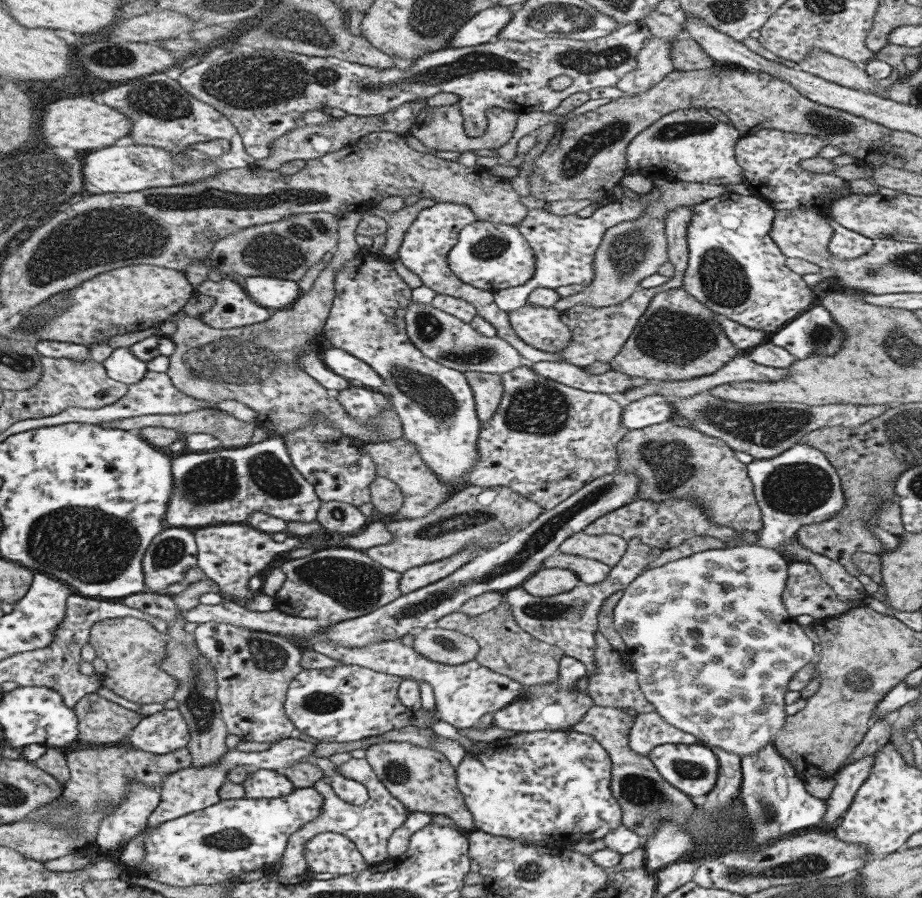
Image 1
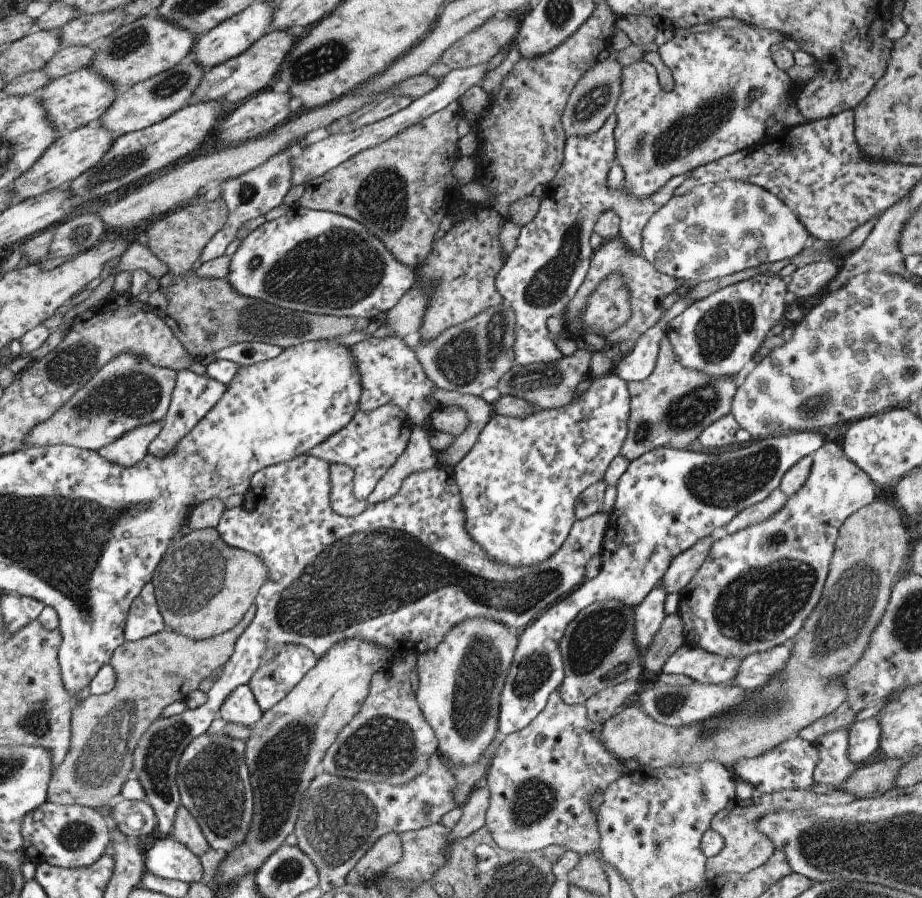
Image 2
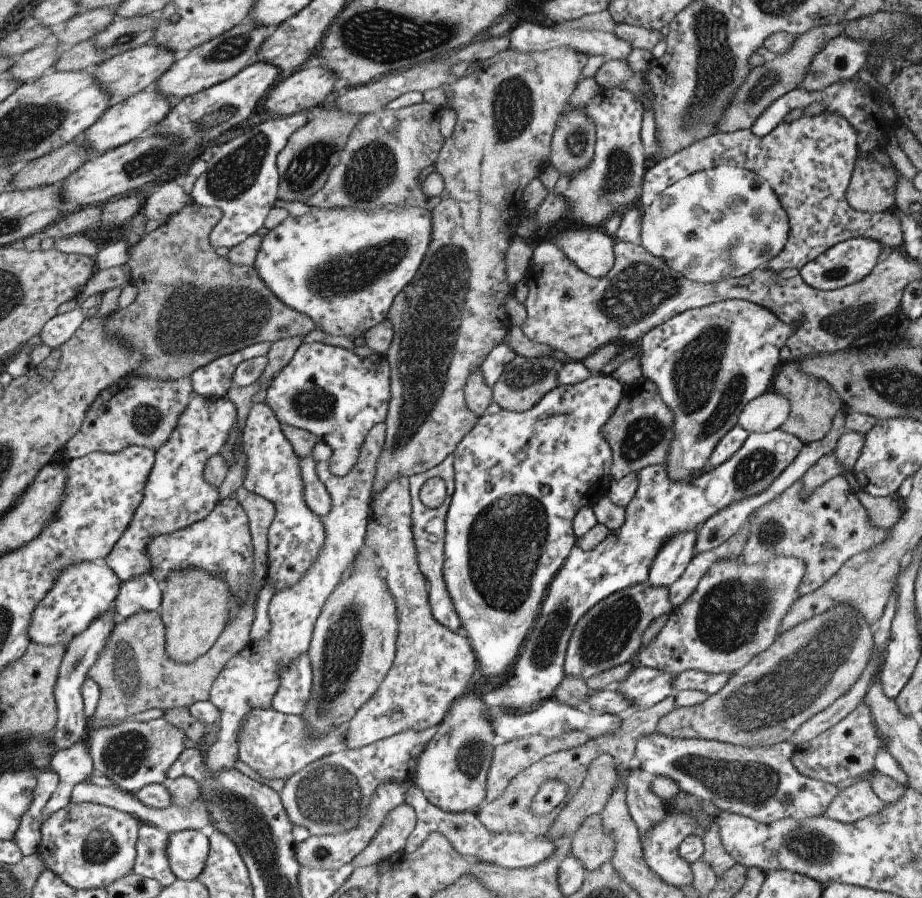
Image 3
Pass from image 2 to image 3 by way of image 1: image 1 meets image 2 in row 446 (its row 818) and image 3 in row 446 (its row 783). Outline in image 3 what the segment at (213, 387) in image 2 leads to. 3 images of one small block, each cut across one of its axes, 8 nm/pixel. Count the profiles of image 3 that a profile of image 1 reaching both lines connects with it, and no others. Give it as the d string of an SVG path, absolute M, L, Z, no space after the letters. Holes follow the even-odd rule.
M321 342L302 343L292 360L278 376L267 386L265 403L276 414L281 425L294 426L312 433L318 441L325 441L333 449L333 460L330 462L335 475L345 475L354 468L364 446L366 436L376 424L382 423L388 416L390 402L390 360L386 354L372 352L370 356L360 358L353 350L340 346L327 345ZM193 394L186 410L180 414L178 424L166 444L156 451L155 463L144 486L144 496L132 522L124 530L112 552L104 562L122 581L134 576L152 575L148 544L152 536L172 534L195 522L204 520L220 500L218 488L204 480L204 466L212 456L220 453L228 440L228 432L236 423L236 406L228 397L208 400Z

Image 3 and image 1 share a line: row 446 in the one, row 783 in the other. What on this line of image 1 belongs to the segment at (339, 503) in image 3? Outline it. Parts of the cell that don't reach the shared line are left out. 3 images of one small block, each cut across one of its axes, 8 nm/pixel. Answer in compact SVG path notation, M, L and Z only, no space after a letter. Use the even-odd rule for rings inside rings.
M352 757L347 762L342 763L337 768L337 772L346 778L351 778L364 784L369 794L368 800L359 805L348 804L337 796L328 777L322 777L317 780L313 787L323 796L322 812L318 814L316 820L308 822L306 826L302 826L298 832L294 832L288 838L288 844L286 844L286 850L284 850L284 856L281 859L283 867L281 870L273 872L276 880L308 875L308 871L305 871L308 863L306 862L306 857L304 857L304 848L306 848L308 840L312 840L316 834L322 834L322 832L336 832L346 836L351 842L354 842L360 855L372 867L379 866L392 859L388 855L388 840L406 822L406 818L410 814L408 809L387 791L384 783L380 782L380 779L375 775L365 758Z

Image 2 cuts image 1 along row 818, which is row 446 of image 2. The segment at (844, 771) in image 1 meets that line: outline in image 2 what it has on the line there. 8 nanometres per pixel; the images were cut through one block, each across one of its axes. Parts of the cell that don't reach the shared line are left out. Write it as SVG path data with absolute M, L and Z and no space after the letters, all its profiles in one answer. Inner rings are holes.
M827 441L819 450L813 453L812 461L813 464L808 479L793 496L788 497L787 505L783 509L767 520L752 524L721 540L715 540L713 546L710 546L710 552L708 552L704 563L700 566L700 570L696 572L694 578L688 582L680 594L682 599L680 600L679 612L677 614L684 624L683 630L686 644L693 647L701 647L707 653L716 653L724 657L746 658L752 654L770 650L774 646L785 645L787 642L791 642L792 638L804 627L806 620L810 617L810 614L812 614L822 597L836 540L838 539L842 524L858 510L861 510L864 506L869 506L875 500L877 492L877 486L868 477L868 474L858 466L855 466L854 462L851 462L844 455L844 452L840 448L840 443Z

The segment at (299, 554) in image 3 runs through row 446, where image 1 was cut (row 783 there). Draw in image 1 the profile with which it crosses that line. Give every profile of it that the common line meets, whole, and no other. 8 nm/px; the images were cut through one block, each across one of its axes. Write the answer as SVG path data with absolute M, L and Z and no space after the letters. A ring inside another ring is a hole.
M252 769L241 785L244 787L245 797L250 799L278 798L296 789L278 769Z

